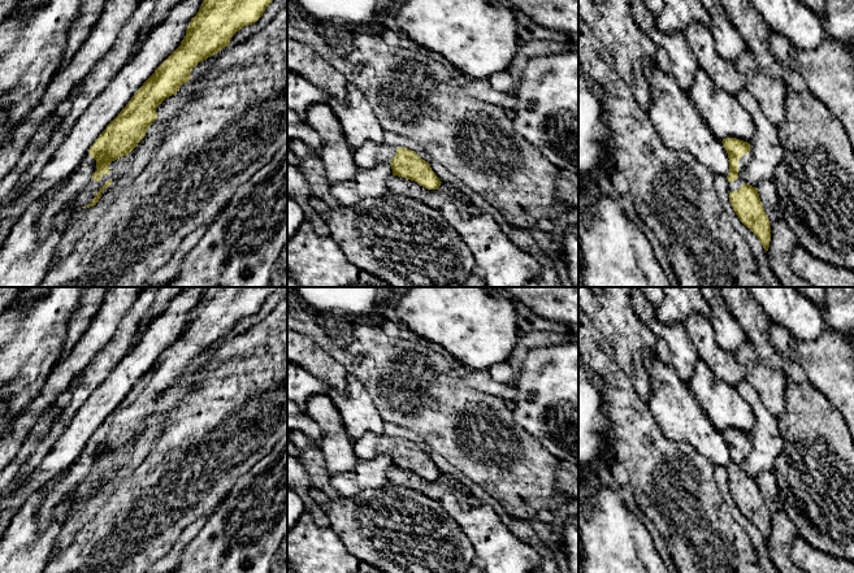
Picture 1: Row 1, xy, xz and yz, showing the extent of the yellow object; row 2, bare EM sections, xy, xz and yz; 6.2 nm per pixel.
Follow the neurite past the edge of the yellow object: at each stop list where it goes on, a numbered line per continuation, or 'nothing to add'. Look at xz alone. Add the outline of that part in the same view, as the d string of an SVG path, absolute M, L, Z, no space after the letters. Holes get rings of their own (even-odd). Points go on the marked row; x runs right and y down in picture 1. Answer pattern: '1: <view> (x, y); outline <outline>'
1: xz (371, 153); outline M367 142L354 151L354 160L359 169L373 168L378 164L390 164L398 147Z

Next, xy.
1: xy (79, 189); outline M90 153L81 161L78 168L65 181L65 185L45 203L38 222L40 239L52 229L53 221L62 209L69 207L74 212L88 205L100 188L110 179L110 174L103 174L101 181L95 181L91 175L96 170L96 160Z

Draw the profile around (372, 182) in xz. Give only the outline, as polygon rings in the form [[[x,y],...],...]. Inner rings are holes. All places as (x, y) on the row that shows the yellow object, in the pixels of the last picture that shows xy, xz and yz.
[[[383,162],[373,168],[359,169],[346,181],[331,185],[331,196],[341,207],[351,207],[364,199],[383,196],[389,192],[387,179],[393,175],[390,164]]]

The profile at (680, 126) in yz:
[[[653,58],[645,60],[646,79],[651,88],[650,121],[666,148],[685,151],[714,175],[727,177],[729,159],[686,92],[673,77],[664,73]]]

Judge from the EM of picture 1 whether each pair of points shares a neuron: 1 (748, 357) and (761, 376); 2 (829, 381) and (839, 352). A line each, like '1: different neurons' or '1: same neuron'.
1: same neuron
2: same neuron

